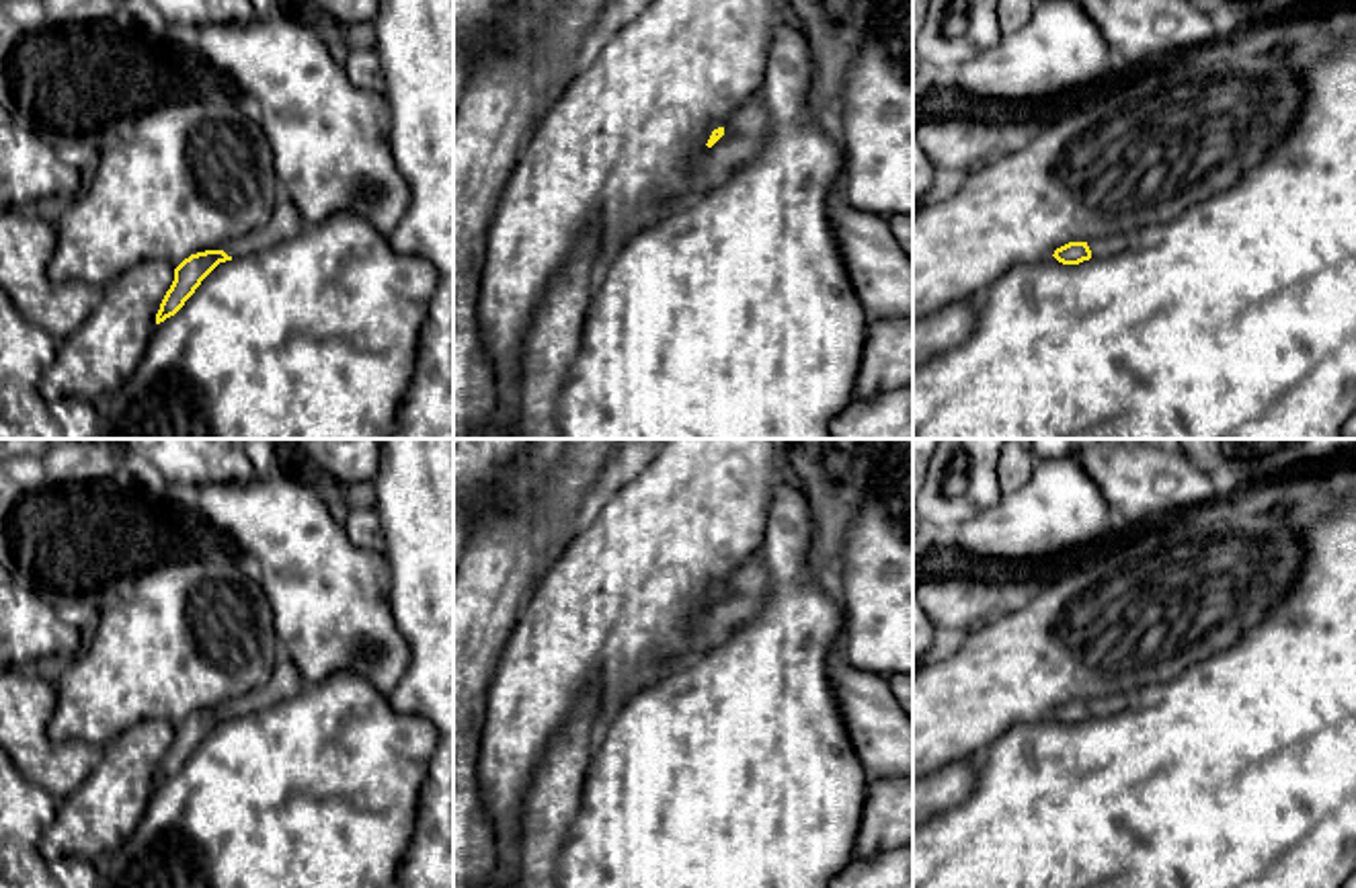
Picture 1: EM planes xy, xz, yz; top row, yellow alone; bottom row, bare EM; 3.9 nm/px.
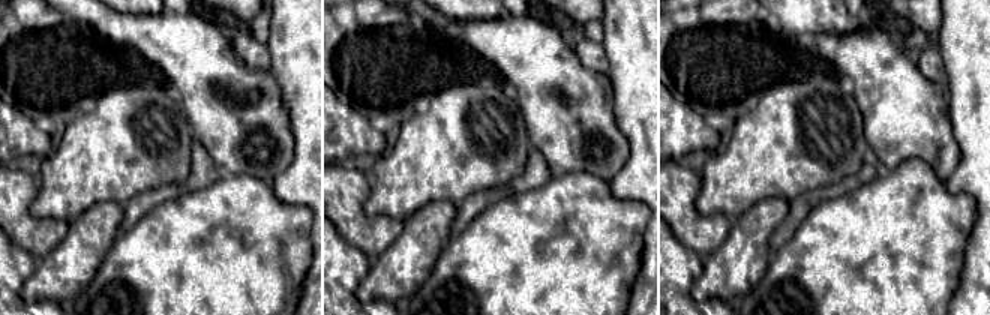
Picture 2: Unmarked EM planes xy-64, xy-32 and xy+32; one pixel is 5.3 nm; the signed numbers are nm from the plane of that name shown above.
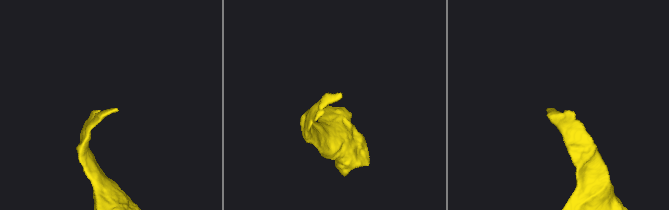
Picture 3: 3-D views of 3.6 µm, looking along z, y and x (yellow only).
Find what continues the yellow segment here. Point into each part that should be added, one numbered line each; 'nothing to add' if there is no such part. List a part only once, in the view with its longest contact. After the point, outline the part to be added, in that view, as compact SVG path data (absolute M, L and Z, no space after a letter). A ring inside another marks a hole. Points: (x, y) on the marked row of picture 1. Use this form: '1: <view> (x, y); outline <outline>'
1: xz (745, 130); outline M751 96L736 109L724 127L724 135L697 160L702 185L714 185L753 160L771 131L771 119L759 96Z

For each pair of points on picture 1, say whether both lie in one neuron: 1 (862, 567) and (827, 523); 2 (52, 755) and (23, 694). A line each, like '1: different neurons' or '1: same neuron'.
1: different neurons
2: same neuron

